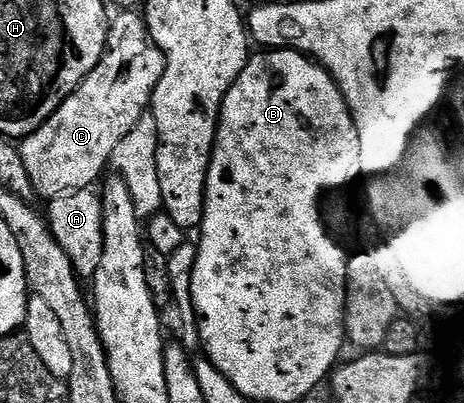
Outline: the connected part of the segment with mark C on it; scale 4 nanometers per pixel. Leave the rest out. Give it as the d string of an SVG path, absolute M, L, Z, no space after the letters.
M137 17L137 19L117 19L112 20L111 30L108 32L105 41L105 55L95 65L95 69L85 79L81 80L80 85L63 100L61 104L55 109L55 113L51 113L51 117L47 117L47 121L43 121L43 125L39 125L39 129L35 129L31 134L25 136L20 140L19 150L23 159L23 169L27 169L27 177L31 181L33 191L36 194L41 194L45 201L54 199L57 195L63 195L67 191L83 191L94 186L93 182L97 178L100 180L102 176L106 174L107 168L110 166L115 149L119 145L119 141L123 141L123 137L127 137L127 133L131 133L131 129L135 127L142 115L146 114L150 110L153 102L153 90L156 89L159 81L161 80L161 74L165 68L165 58L163 53L159 50L155 44L150 40L149 30L145 24L144 18Z

